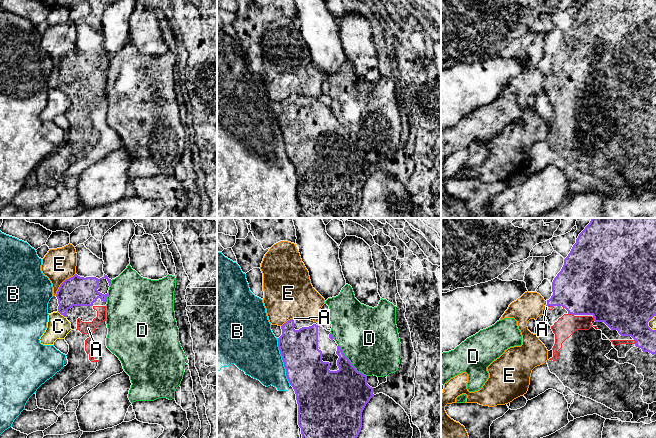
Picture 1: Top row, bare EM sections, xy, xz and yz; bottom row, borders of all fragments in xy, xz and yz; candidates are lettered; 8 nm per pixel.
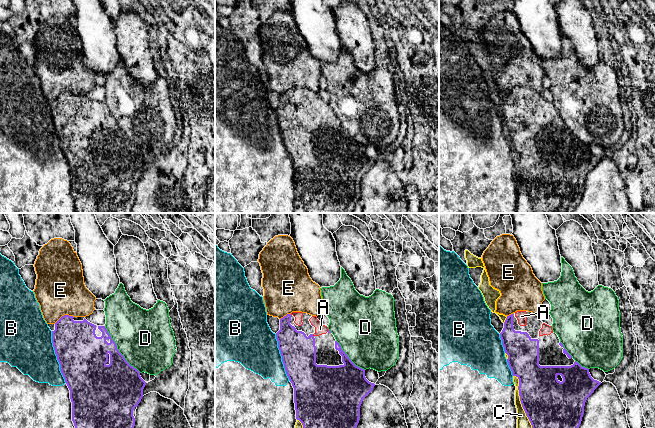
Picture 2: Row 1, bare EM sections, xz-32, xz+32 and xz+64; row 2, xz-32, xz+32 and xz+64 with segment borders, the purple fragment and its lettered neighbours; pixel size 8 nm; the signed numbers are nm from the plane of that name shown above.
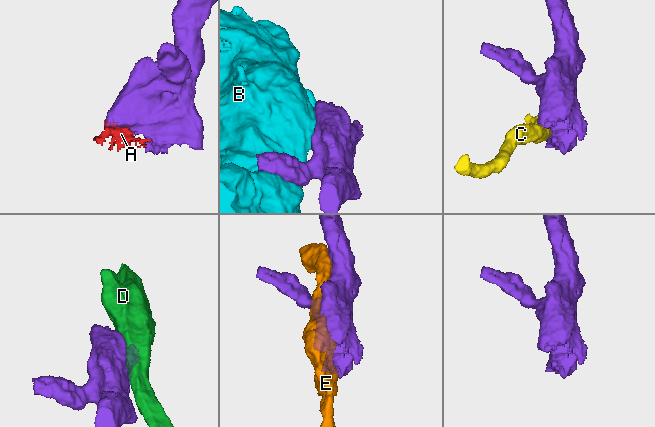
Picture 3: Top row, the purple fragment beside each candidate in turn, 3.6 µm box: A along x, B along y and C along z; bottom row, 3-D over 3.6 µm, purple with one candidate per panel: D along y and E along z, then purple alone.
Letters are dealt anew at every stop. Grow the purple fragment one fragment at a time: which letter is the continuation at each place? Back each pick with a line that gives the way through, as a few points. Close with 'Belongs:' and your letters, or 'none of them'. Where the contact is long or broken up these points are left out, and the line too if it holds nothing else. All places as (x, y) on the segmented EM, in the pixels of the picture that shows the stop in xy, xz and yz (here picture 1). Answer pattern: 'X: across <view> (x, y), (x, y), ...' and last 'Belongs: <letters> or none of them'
Belongs: A

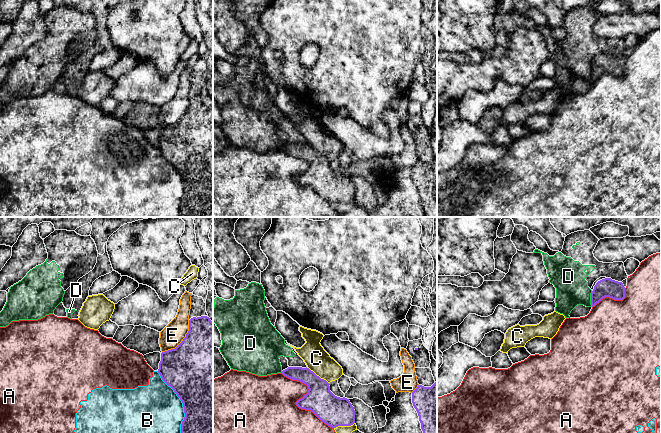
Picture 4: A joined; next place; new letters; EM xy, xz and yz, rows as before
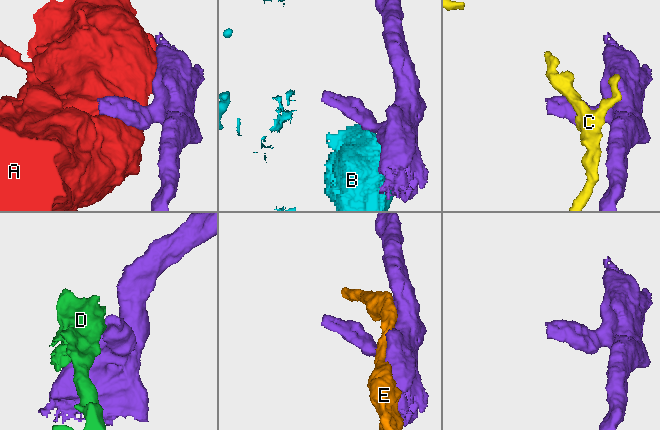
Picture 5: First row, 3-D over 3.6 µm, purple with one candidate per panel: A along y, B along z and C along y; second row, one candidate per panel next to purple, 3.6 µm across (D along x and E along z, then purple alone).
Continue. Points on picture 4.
Belongs: none of them

